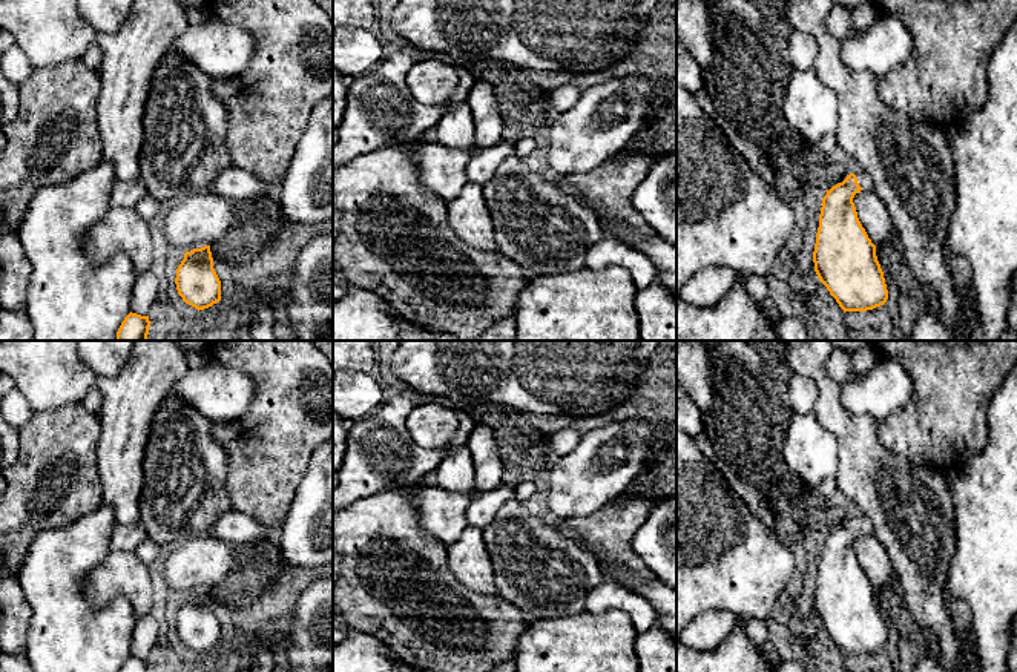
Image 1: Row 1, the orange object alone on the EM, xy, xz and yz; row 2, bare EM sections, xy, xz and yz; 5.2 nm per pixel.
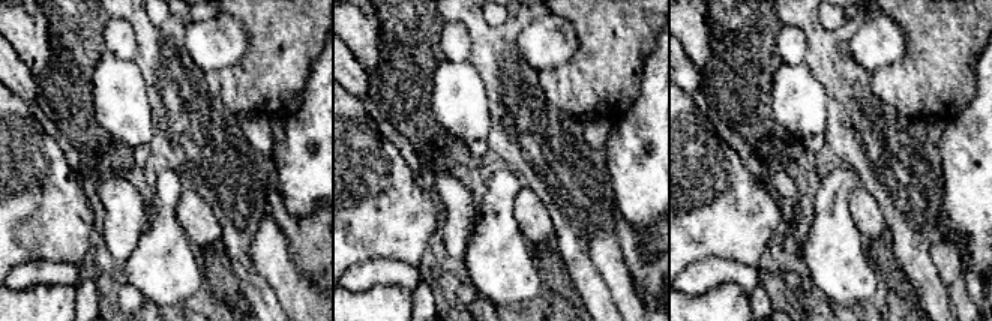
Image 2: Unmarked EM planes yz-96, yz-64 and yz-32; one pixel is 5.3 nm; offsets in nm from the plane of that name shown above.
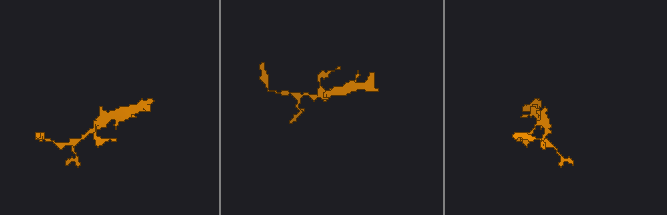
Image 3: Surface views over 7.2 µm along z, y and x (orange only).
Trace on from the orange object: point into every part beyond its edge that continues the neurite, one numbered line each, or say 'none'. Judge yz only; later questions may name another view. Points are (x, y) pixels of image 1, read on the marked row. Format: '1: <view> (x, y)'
1: yz (864, 180)

